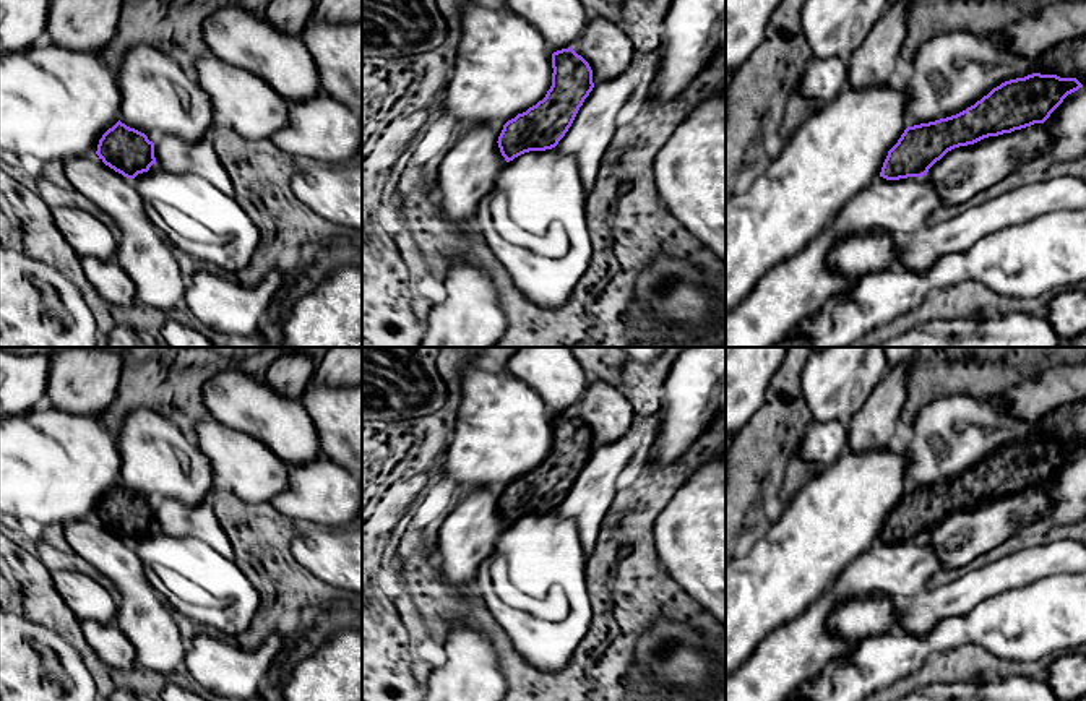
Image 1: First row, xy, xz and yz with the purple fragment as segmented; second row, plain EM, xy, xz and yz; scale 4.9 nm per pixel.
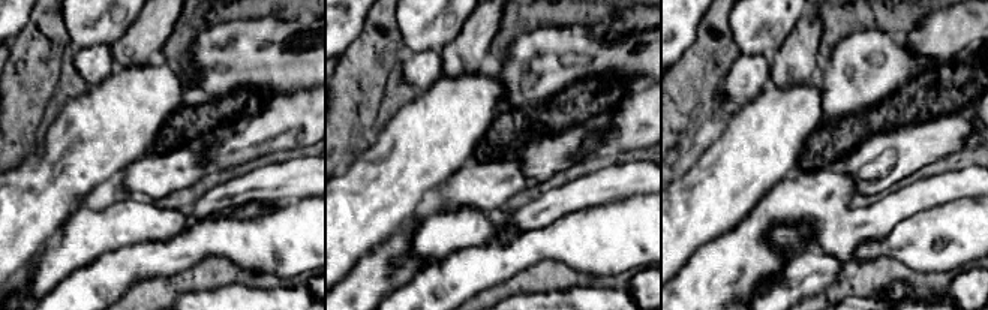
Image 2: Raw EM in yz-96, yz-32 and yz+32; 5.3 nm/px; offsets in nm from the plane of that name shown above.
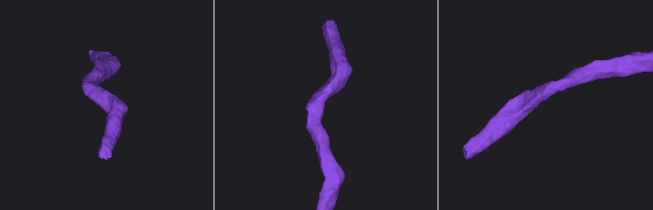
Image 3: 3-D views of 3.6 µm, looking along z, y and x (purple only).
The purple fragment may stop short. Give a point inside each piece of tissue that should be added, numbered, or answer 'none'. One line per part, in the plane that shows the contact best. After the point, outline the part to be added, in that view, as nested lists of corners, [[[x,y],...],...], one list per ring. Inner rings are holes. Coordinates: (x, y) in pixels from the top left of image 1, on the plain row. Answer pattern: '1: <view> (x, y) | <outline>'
none

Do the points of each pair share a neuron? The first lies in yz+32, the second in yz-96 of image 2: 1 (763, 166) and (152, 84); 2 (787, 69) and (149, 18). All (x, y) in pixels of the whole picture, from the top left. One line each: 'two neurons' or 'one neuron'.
1: one neuron
2: one neuron

